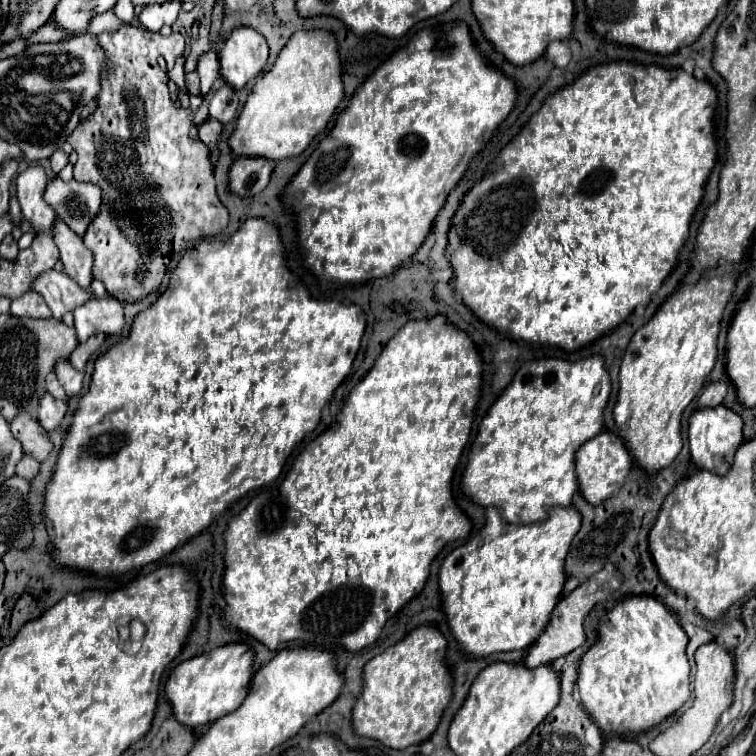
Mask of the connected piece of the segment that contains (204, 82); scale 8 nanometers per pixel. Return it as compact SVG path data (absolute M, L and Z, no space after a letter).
M208 49L206 53L202 53L202 57L198 59L198 75L200 75L200 93L202 97L210 91L210 87L214 85L216 77L220 75L220 67L218 67L218 53L216 49Z

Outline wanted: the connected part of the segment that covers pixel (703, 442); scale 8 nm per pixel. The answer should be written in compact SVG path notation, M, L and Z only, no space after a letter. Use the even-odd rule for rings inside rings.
M718 405L718 407L696 409L690 415L690 453L692 453L692 461L700 469L708 469L716 475L724 475L730 469L734 453L742 441L744 441L742 419L732 409ZM728 423L730 423L730 427L728 427Z

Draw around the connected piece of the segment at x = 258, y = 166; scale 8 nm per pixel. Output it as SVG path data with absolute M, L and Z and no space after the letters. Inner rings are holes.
M238 157L230 167L230 191L240 197L248 197L252 191L264 189L268 185L272 169L274 165L268 159Z

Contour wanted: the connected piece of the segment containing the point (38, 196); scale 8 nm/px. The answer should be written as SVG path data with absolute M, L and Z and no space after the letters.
M30 165L16 179L16 191L22 215L30 223L38 223L40 231L50 231L54 223L54 209L44 201L44 191L48 185L48 173L42 165Z

